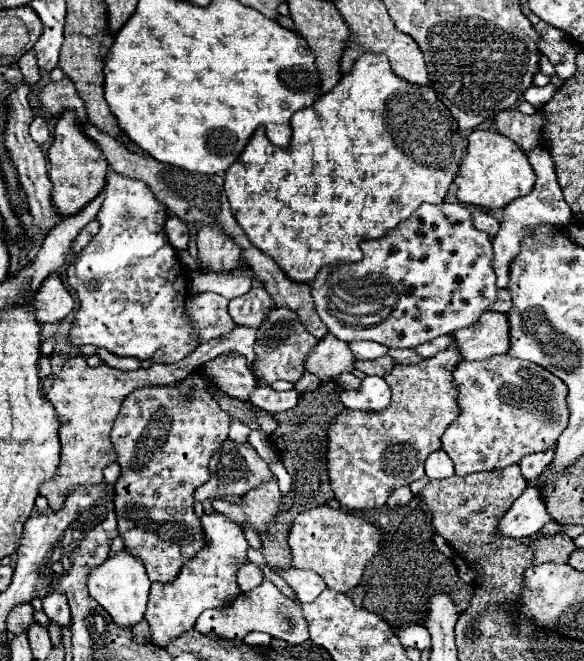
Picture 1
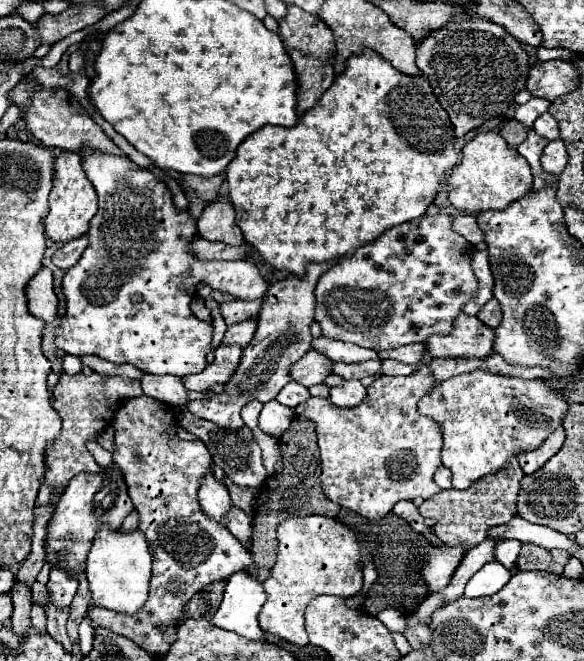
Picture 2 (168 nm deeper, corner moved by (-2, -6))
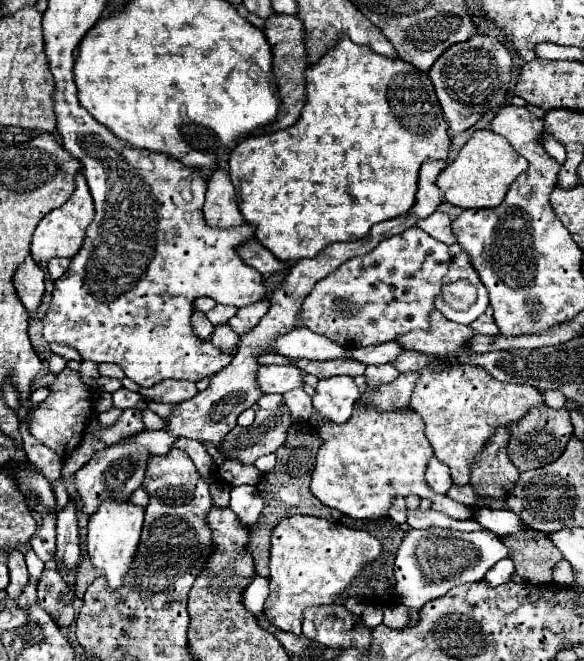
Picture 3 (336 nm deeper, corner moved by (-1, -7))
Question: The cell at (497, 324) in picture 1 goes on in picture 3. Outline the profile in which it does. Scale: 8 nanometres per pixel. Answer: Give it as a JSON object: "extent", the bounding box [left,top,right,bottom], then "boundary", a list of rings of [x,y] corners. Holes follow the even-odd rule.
{"extent":[398,311,476,357],"boundary":[[[434,311],[430,331],[412,331],[398,337],[398,341],[410,351],[448,357],[460,349],[466,349],[474,335],[476,333],[472,327],[454,323],[446,319],[440,311]]]}

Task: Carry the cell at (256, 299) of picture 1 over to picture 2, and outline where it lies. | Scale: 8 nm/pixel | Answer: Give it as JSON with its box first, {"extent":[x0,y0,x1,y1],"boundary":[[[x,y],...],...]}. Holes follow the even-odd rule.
{"extent":[219,300,263,324],"boundary":[[[221,300],[219,312],[227,324],[237,324],[249,318],[257,318],[263,300]]]}

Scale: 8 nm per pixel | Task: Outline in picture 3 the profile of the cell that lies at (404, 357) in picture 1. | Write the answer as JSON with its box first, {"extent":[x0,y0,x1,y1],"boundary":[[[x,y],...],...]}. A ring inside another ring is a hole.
{"extent":[364,365,400,387],"boundary":[[[368,365],[364,377],[370,387],[378,387],[378,385],[396,381],[398,375],[400,375],[400,371],[394,365]]]}

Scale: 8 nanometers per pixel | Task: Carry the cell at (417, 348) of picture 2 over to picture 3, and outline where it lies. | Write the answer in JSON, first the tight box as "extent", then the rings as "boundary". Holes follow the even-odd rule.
{"extent":[350,341,404,365],"boundary":[[[390,341],[390,343],[382,343],[374,347],[358,347],[350,351],[350,357],[366,365],[382,365],[382,363],[392,363],[402,351],[404,347],[398,341]]]}

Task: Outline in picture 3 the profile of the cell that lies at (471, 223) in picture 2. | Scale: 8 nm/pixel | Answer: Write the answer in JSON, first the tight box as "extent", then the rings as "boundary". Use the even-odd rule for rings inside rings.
{"extent":[416,213,456,243],"boundary":[[[432,213],[430,217],[422,219],[422,223],[416,223],[418,227],[422,227],[428,235],[432,235],[434,239],[442,241],[442,243],[456,243],[456,235],[454,235],[454,229],[452,229],[452,217],[446,215],[446,213]]]}

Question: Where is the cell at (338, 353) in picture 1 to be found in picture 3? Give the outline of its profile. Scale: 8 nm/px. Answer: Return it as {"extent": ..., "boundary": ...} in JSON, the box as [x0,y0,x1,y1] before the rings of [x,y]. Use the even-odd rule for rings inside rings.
{"extent":[258,365,304,393],"boundary":[[[262,365],[258,371],[258,385],[264,393],[286,393],[304,387],[304,373],[294,365]]]}

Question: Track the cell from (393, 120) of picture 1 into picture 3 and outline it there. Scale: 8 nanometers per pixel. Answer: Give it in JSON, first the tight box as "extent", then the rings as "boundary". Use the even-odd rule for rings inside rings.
{"extent":[228,37,452,263],"boundary":[[[342,37],[338,41],[338,47],[334,47],[334,51],[324,55],[322,63],[316,63],[306,71],[306,89],[308,89],[308,101],[304,105],[300,119],[292,127],[272,131],[272,133],[250,135],[234,147],[234,151],[230,153],[230,159],[228,159],[230,181],[232,181],[232,185],[238,185],[238,191],[240,191],[240,213],[242,213],[244,221],[256,229],[254,237],[268,251],[272,251],[272,255],[282,263],[294,263],[304,257],[316,257],[326,245],[332,245],[332,243],[340,243],[340,241],[348,243],[348,241],[364,239],[374,223],[406,215],[416,203],[420,167],[430,159],[432,161],[448,159],[450,147],[452,147],[452,141],[448,137],[448,123],[442,117],[442,107],[438,103],[430,77],[426,73],[422,73],[420,69],[416,69],[414,65],[404,63],[402,59],[396,59],[396,61],[386,59],[386,57],[370,51],[370,47],[356,45],[354,41]]]}

